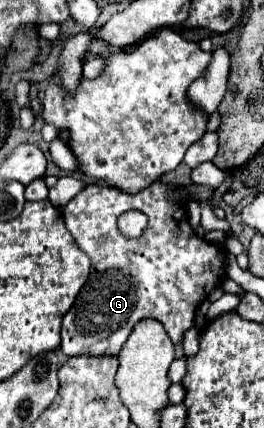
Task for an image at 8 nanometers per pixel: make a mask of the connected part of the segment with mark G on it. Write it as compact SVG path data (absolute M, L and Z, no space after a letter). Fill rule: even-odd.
M153 183L151 187L139 191L137 195L127 195L113 187L101 185L87 185L81 193L77 193L67 207L63 209L65 225L69 233L75 237L81 251L91 257L91 275L77 295L73 307L63 317L61 329L61 351L69 357L77 355L117 355L131 329L141 319L157 319L171 341L179 345L183 341L183 333L193 327L195 315L199 305L209 297L209 291L221 287L223 279L227 277L227 263L225 263L225 247L215 245L203 237L199 237L193 227L189 225L187 209L183 203L173 203L171 195L179 189L179 185L167 183ZM125 211L141 211L147 215L149 223L141 237L127 239L117 229L117 217Z

